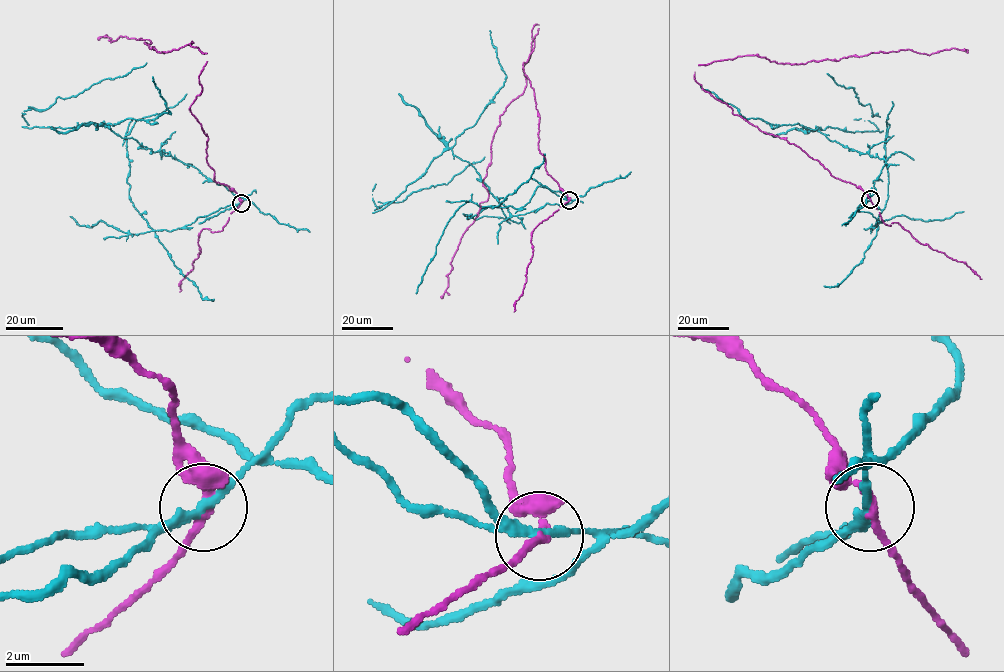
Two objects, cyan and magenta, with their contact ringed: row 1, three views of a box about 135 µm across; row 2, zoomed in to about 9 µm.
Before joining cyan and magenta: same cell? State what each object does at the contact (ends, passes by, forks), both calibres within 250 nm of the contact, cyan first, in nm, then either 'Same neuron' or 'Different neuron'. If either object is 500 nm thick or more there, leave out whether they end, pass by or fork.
At the ring cyan passes by. At the ring magenta passes by. Thickness 240 nm (cyan) against 220 nm. Different neuron

